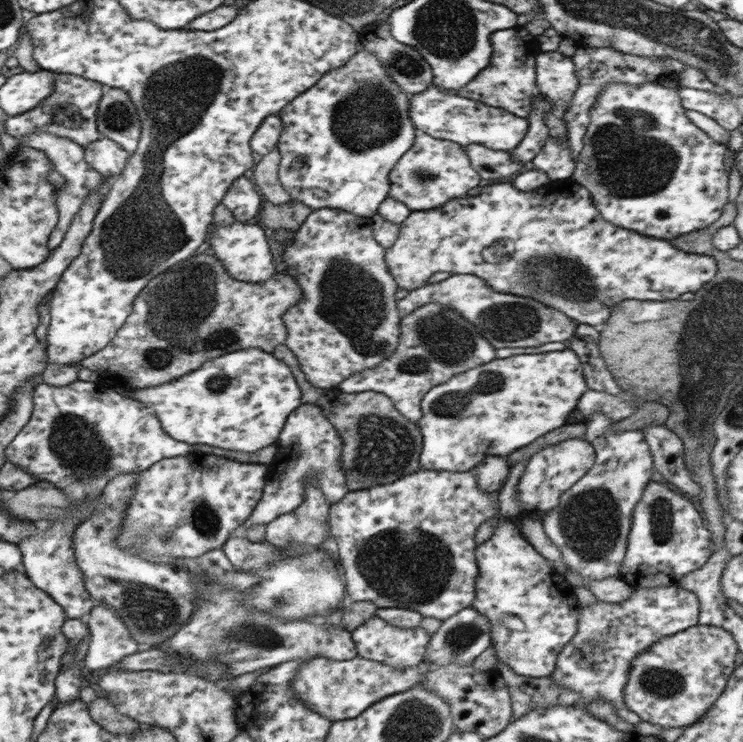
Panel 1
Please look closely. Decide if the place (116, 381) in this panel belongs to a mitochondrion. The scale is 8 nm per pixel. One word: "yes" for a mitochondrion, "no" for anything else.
no

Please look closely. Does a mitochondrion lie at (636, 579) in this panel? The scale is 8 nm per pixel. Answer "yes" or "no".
no

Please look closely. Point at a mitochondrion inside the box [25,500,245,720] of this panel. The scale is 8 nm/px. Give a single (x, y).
(151, 611)

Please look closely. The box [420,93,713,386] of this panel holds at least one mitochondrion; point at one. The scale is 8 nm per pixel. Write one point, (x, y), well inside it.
(628, 162)

